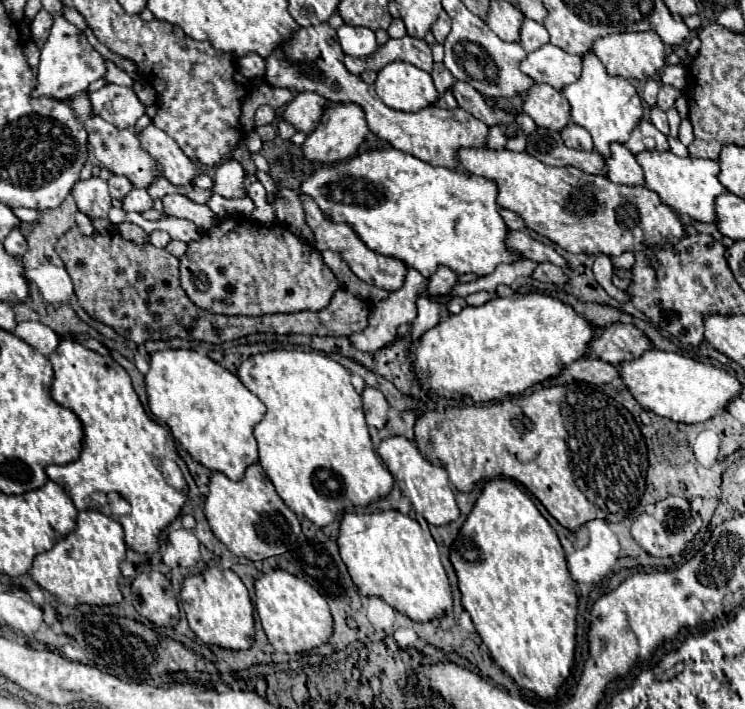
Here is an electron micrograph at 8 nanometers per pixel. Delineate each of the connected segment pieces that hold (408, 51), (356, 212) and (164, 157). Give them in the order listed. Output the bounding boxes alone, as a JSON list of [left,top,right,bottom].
[[344,35,432,75],[300,147,518,279],[136,123,198,185]]

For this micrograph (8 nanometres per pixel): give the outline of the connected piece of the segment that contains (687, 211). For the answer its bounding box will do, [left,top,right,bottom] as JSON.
[636,151,726,223]

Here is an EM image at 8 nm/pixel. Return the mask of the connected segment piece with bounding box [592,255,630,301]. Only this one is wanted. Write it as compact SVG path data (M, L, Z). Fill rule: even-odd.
M598 255L598 257L594 259L594 267L592 267L592 271L594 271L596 281L604 287L604 291L606 291L610 297L614 297L616 301L628 301L628 299L630 299L628 293L616 289L616 287L612 285L612 261L610 261L610 257L606 257L606 255Z

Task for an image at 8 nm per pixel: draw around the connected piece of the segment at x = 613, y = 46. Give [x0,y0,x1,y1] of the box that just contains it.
[592,31,666,81]

